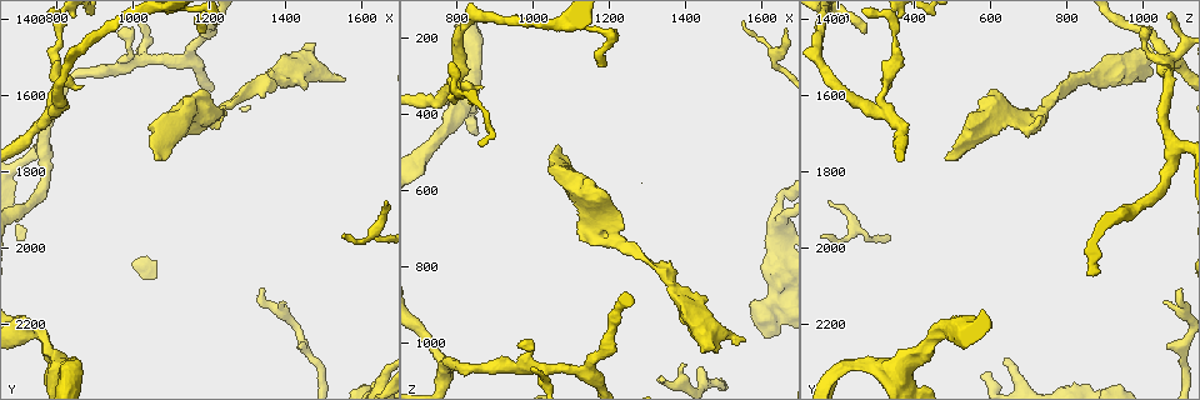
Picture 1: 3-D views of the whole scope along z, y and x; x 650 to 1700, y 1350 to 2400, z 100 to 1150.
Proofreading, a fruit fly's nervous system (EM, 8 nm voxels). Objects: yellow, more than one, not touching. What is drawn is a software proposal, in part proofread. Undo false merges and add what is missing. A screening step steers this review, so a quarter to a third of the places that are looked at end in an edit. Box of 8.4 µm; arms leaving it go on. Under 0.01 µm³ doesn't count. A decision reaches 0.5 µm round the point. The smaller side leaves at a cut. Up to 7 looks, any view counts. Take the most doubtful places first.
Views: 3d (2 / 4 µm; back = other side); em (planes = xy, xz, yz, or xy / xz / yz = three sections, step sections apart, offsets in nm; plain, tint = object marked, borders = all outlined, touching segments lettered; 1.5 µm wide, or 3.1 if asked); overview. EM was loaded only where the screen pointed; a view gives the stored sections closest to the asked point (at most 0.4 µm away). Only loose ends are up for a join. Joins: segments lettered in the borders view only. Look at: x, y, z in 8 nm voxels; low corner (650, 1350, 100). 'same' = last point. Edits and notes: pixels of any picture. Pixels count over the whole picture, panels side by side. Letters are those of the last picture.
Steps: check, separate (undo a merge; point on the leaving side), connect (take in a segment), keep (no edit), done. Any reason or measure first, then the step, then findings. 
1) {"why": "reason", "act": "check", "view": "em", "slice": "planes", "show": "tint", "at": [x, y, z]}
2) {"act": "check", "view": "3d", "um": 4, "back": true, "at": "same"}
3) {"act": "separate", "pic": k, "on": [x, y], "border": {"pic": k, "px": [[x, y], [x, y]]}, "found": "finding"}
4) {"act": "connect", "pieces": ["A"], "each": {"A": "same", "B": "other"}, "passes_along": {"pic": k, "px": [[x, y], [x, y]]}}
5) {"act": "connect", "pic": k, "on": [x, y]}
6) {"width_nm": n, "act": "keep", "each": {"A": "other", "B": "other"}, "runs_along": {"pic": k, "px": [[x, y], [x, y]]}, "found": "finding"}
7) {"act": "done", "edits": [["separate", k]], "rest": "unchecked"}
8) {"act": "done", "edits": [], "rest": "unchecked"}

{"why": "branch stops here", "act": "check", "view": "em", "slice": "yz", "step": 8, "show": "borders", "at": [1560, 1560, 990]}

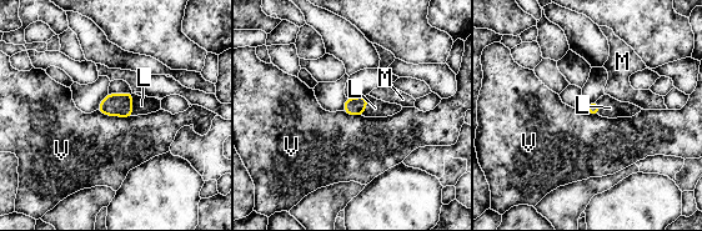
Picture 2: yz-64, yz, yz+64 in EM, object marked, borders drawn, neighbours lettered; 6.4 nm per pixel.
{"act": "connect", "pieces": ["L"], "each": {"L": "same", "M": "other", "V": "other"}, "passes_along": {"pic": 2, "px": [[114, 105], [131, 104], [141, 105]]}, "found": "the neuron continues"}

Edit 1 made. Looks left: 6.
{"why": "see it whole again", "act": "check", "view": "overview"}

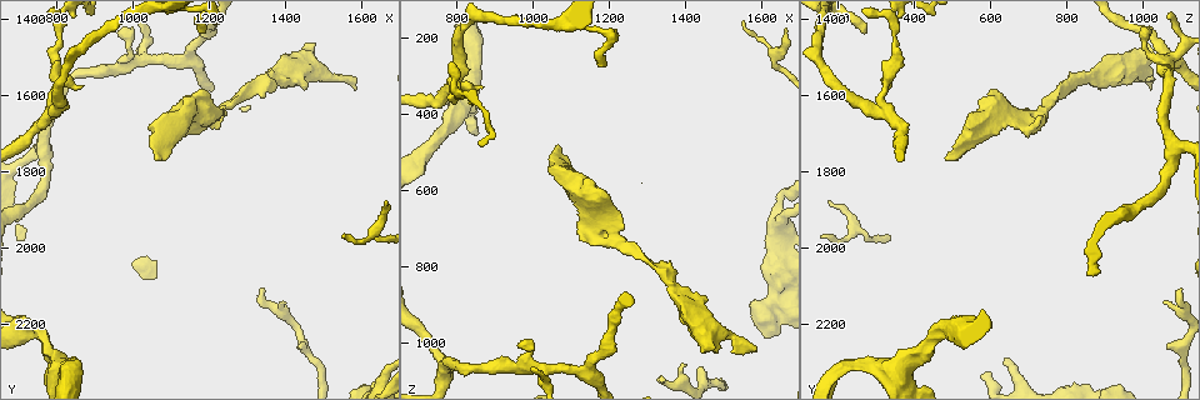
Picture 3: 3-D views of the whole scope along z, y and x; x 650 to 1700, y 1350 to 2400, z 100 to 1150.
{"why": "calibre changes", "act": "check", "view": "em", "slice": "planes", "show": "plain", "at": [1070, 1735, 530]}

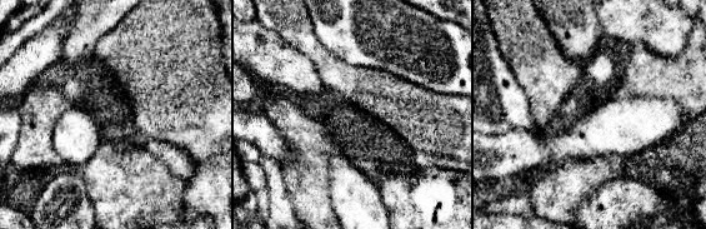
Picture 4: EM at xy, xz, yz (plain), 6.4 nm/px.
{"why": "see the neighbours", "act": "check", "view": "em", "slice": "planes", "show": "borders", "at": "same"}

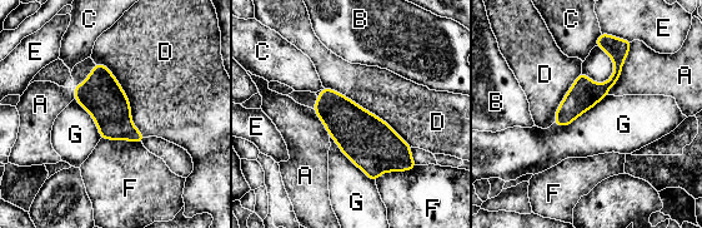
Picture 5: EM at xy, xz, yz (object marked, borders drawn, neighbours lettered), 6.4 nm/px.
{"width_nm": 50, "act": "keep", "each": {"A": "other", "B": "other", "C": "other", "D": "other", "E": "other", "F": "other", "G": "other"}, "border": {"pic": 5, "px": [[329, 132], [339, 148], [375, 182]]}, "found": "one neuron here"}

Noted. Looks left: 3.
{"why": "free end", "act": "check", "view": "em", "slice": "planes", "show": "borders", "at": [1120, 1660, 730]}

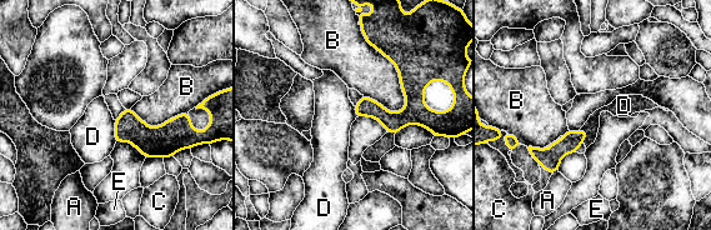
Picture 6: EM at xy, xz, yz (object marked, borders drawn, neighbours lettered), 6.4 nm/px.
{"act": "keep", "each": {"A": "other", "B": "other", "C": "other", "D": "other", "E": "other"}, "runs_along": {"pic": 6, "px": [[379, 45], [407, 71], [427, 124]]}, "found": "none of them fits"}

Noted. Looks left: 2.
{"act": "done", "edits": [["connect", 2]], "rest": "unchecked"}

